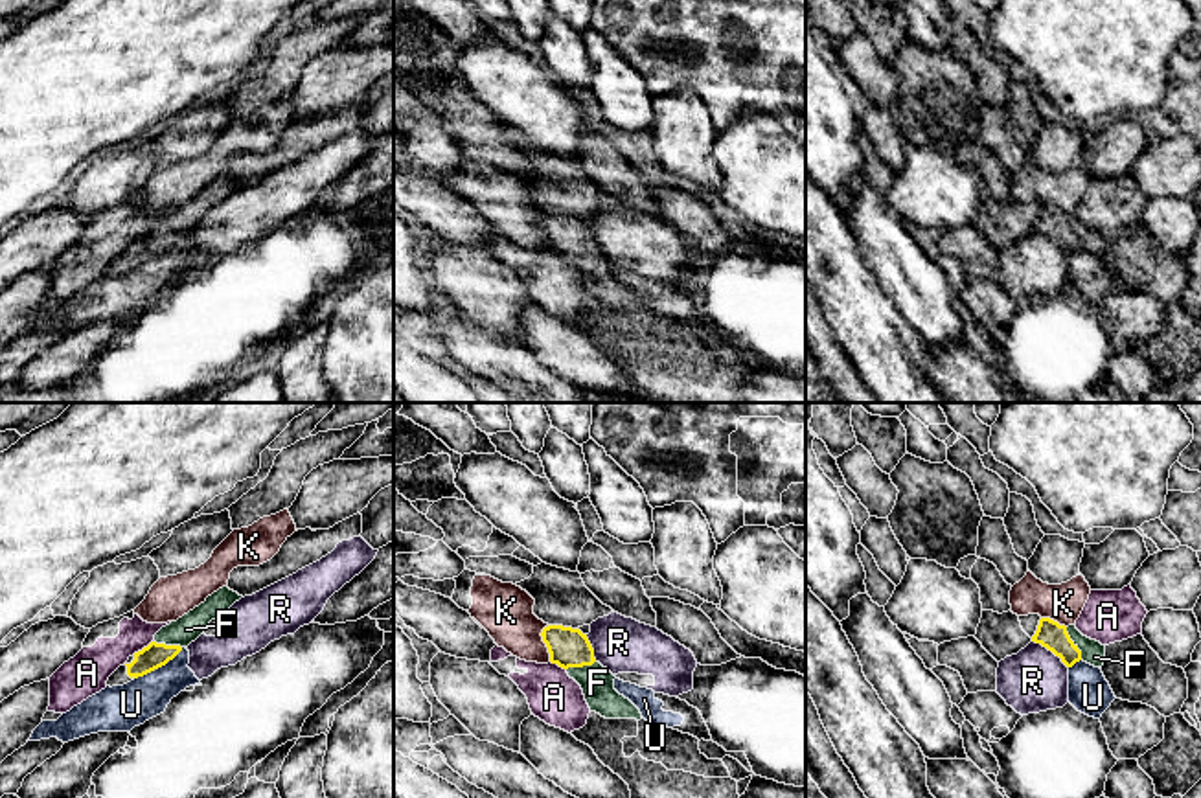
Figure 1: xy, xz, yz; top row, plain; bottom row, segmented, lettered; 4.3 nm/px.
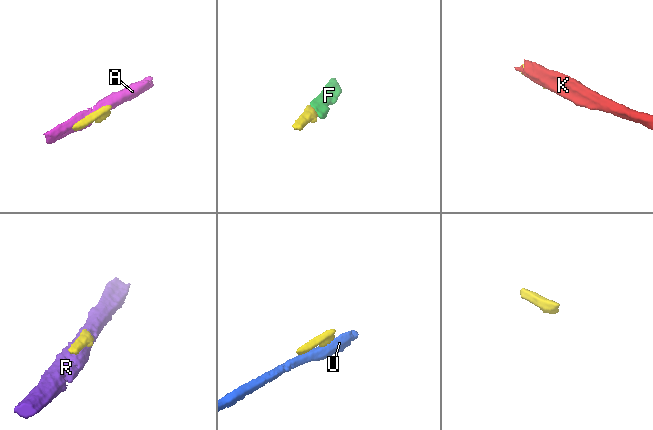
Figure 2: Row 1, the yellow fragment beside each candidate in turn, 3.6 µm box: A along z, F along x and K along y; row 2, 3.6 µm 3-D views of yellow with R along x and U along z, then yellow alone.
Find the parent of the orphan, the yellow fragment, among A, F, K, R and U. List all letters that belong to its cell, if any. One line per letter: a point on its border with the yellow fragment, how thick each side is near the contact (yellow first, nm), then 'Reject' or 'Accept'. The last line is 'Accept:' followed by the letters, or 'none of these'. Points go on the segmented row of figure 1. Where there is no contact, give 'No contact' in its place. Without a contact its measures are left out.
A: Touches yellow at xy (144, 648). Thickness 110 nm (yellow) against 180 nm. Reject
F: Touches yellow at yz (1073, 644). Thickness 120 nm (yellow) against 100 nm. Accept
K: Touches yellow at xz (545, 642). Thickness 180 nm (yellow) against 240 nm. Reject
R: Touches yellow at yz (1051, 649). Thickness 120 nm (yellow) against 280 nm. Reject
U: Touches yellow at xy (159, 666). Thickness 110 nm (yellow) against 200 nm. Reject
Accept: F

